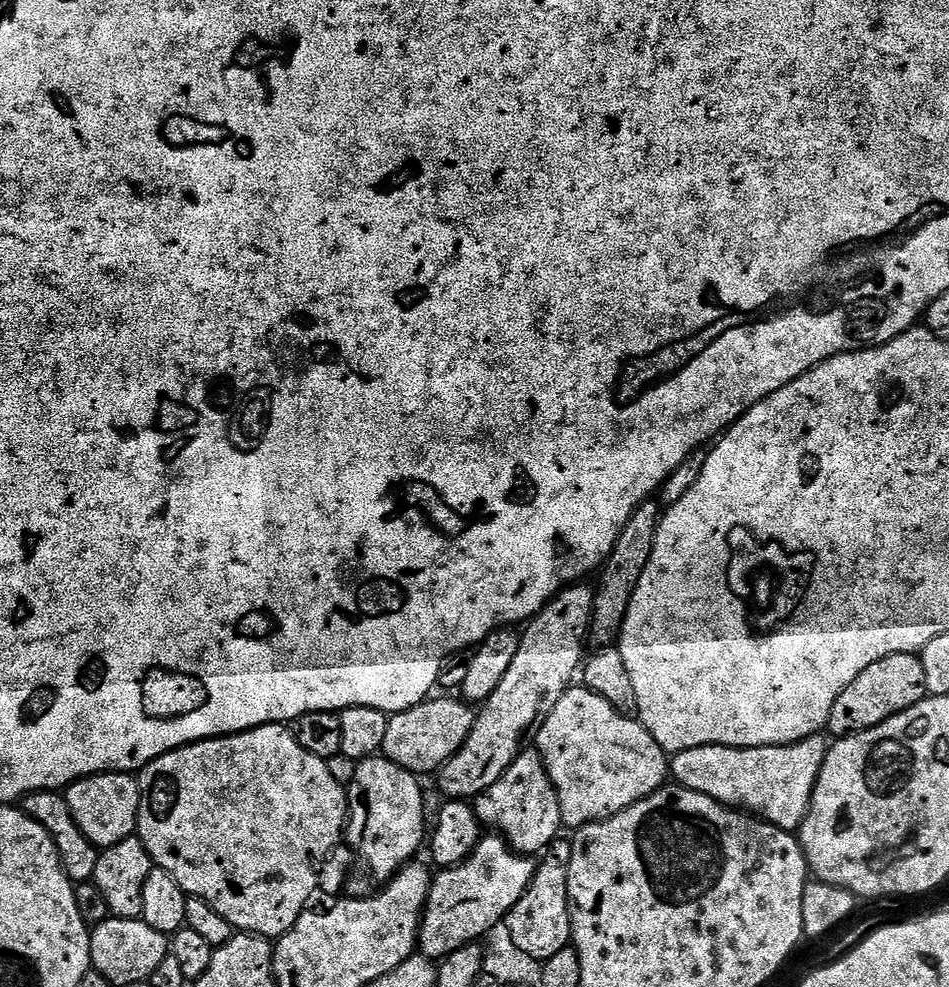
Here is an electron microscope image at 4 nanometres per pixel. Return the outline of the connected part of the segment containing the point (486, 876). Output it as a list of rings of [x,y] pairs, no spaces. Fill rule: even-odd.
[[[484,834],[472,855],[452,868],[437,871],[432,877],[430,894],[424,904],[418,933],[419,955],[439,962],[454,950],[475,944],[496,923],[503,921],[530,886],[538,867],[535,859],[513,852],[507,840],[499,834]]]

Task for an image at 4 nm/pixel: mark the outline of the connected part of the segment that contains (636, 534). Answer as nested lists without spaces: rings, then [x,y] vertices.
[[[647,500],[641,503],[623,527],[614,550],[602,566],[599,573],[600,588],[595,589],[596,601],[592,607],[590,625],[590,640],[596,646],[612,646],[617,643],[624,619],[630,610],[630,602],[634,598],[634,590],[638,586],[638,578],[642,578],[642,571],[653,556],[654,538],[661,515],[662,508],[657,501]]]

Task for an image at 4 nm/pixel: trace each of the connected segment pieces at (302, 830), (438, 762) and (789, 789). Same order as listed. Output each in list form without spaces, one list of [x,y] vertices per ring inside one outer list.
[[[267,724],[266,726],[258,726],[251,728],[245,732],[235,732],[233,736],[216,736],[212,740],[197,740],[194,744],[187,744],[185,748],[175,748],[172,752],[167,752],[165,756],[160,756],[154,762],[150,762],[145,768],[140,769],[138,773],[140,782],[140,819],[138,821],[138,835],[140,841],[146,846],[146,850],[152,855],[155,867],[166,870],[174,878],[174,882],[178,882],[178,886],[182,886],[182,890],[188,896],[197,896],[206,901],[210,906],[214,906],[214,910],[218,910],[218,914],[222,914],[222,918],[226,918],[226,922],[230,922],[233,929],[239,930],[244,934],[254,936],[267,936],[269,938],[279,938],[287,934],[294,926],[294,922],[298,922],[298,918],[309,907],[308,899],[315,894],[320,888],[320,876],[316,873],[316,864],[320,864],[328,856],[328,848],[336,848],[342,844],[342,837],[346,832],[346,821],[348,818],[348,794],[345,785],[334,782],[334,777],[330,775],[328,769],[328,761],[318,758],[314,754],[310,754],[310,750],[302,750],[302,746],[298,746],[296,736],[293,734],[291,727],[282,724]]]
[[[429,698],[424,703],[414,706],[410,710],[395,713],[389,719],[388,725],[386,726],[386,740],[382,749],[382,755],[390,762],[402,766],[413,774],[421,774],[420,772],[439,773],[440,767],[451,756],[458,754],[458,750],[466,742],[466,738],[476,721],[476,712],[474,711],[473,705],[465,702],[463,699],[455,699],[435,700],[435,698]]]
[[[817,734],[807,736],[797,744],[765,748],[698,746],[671,757],[670,776],[684,788],[706,794],[706,798],[714,798],[720,804],[743,810],[767,824],[795,833],[808,816],[816,779],[830,747],[824,738]]]

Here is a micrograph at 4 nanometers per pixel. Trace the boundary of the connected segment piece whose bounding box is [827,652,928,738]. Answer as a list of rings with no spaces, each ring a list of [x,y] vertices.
[[[911,652],[890,654],[890,658],[882,658],[882,662],[874,662],[874,666],[866,666],[866,670],[862,670],[862,674],[858,674],[858,678],[854,678],[854,682],[850,682],[850,686],[846,686],[846,690],[842,690],[842,694],[838,694],[838,702],[834,702],[834,710],[830,710],[827,731],[833,732],[833,737],[836,738],[853,736],[856,732],[865,732],[894,718],[894,714],[902,714],[906,710],[910,710],[910,706],[914,706],[927,696],[926,673],[922,670],[919,655]]]

